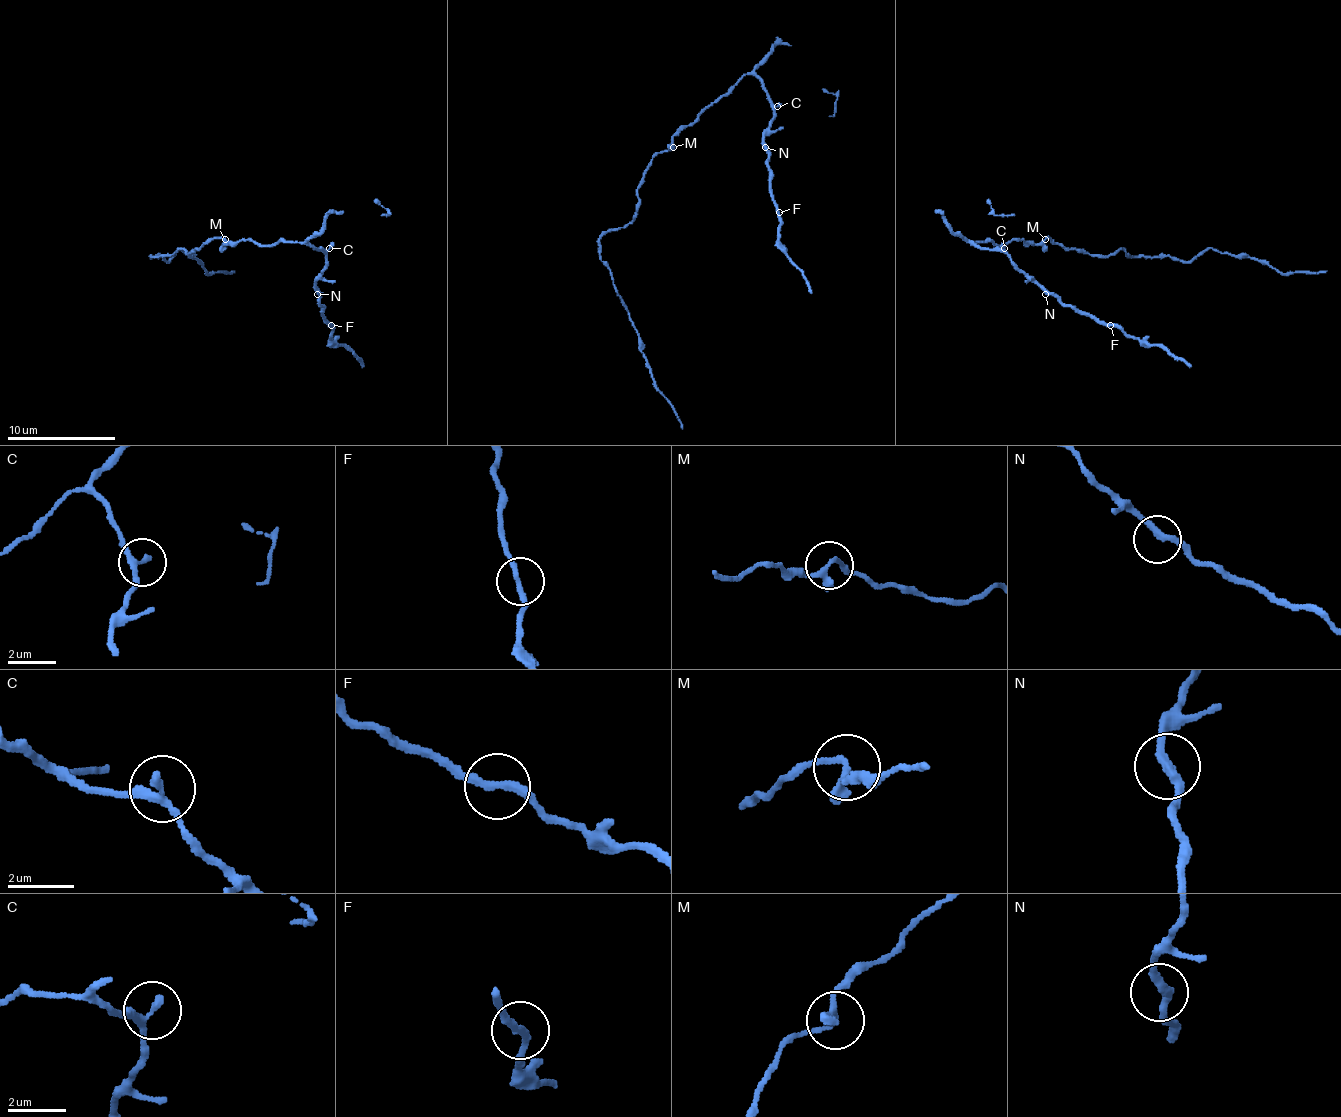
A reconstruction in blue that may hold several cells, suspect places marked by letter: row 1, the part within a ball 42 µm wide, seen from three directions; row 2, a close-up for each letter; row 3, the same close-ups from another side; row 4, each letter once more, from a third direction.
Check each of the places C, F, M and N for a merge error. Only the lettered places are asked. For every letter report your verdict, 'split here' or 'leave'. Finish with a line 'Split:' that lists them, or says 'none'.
C: leave
F: split here
M: split here
N: leave
Split: F, M

